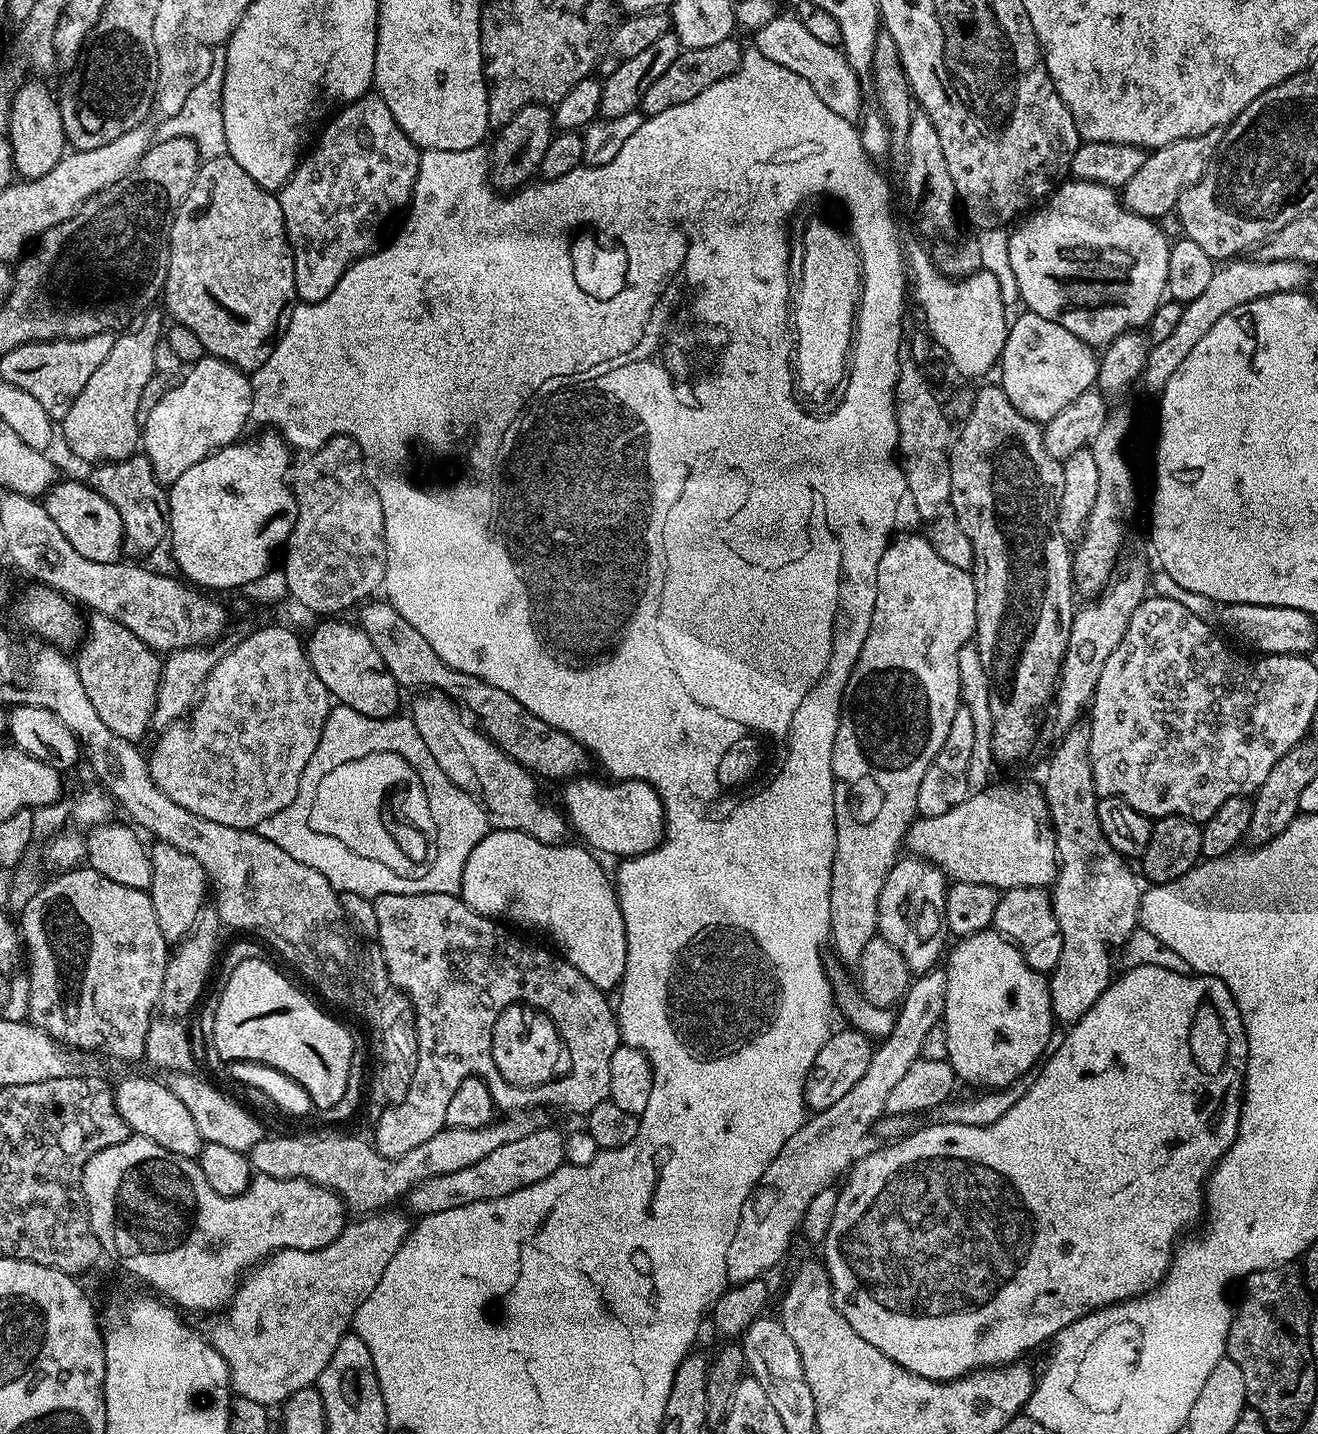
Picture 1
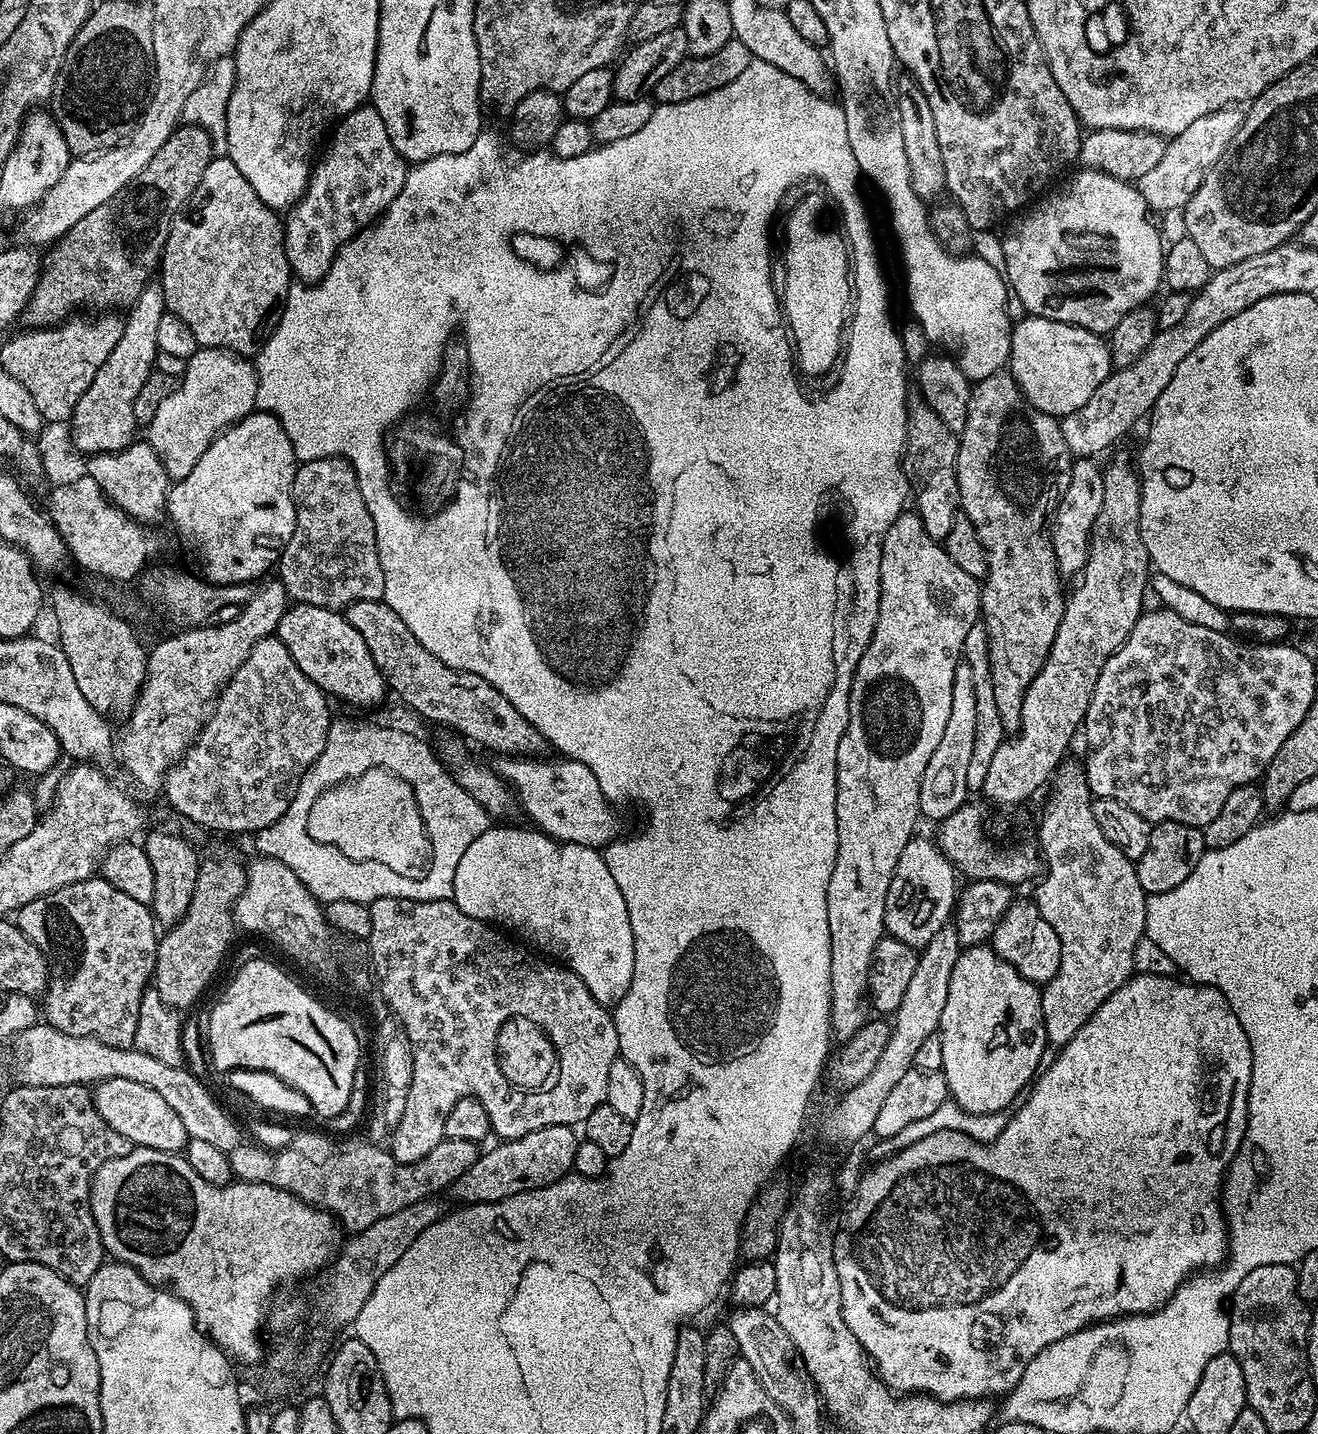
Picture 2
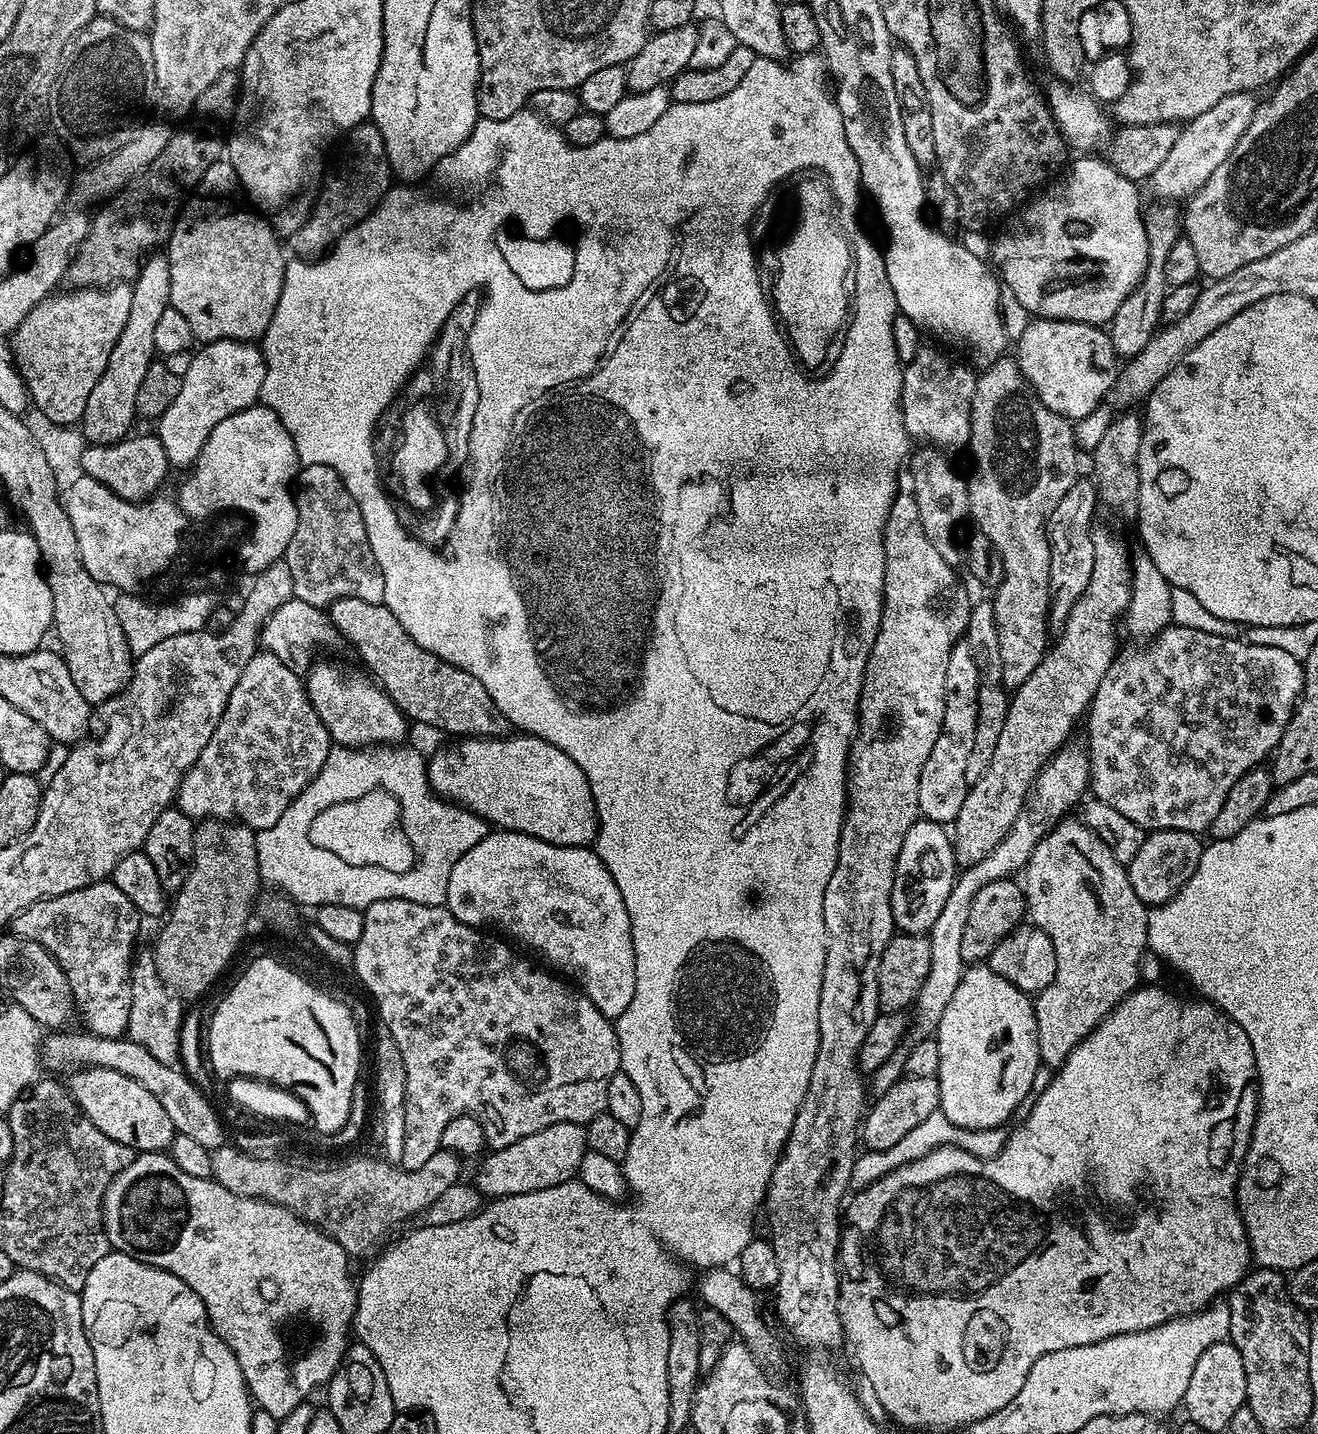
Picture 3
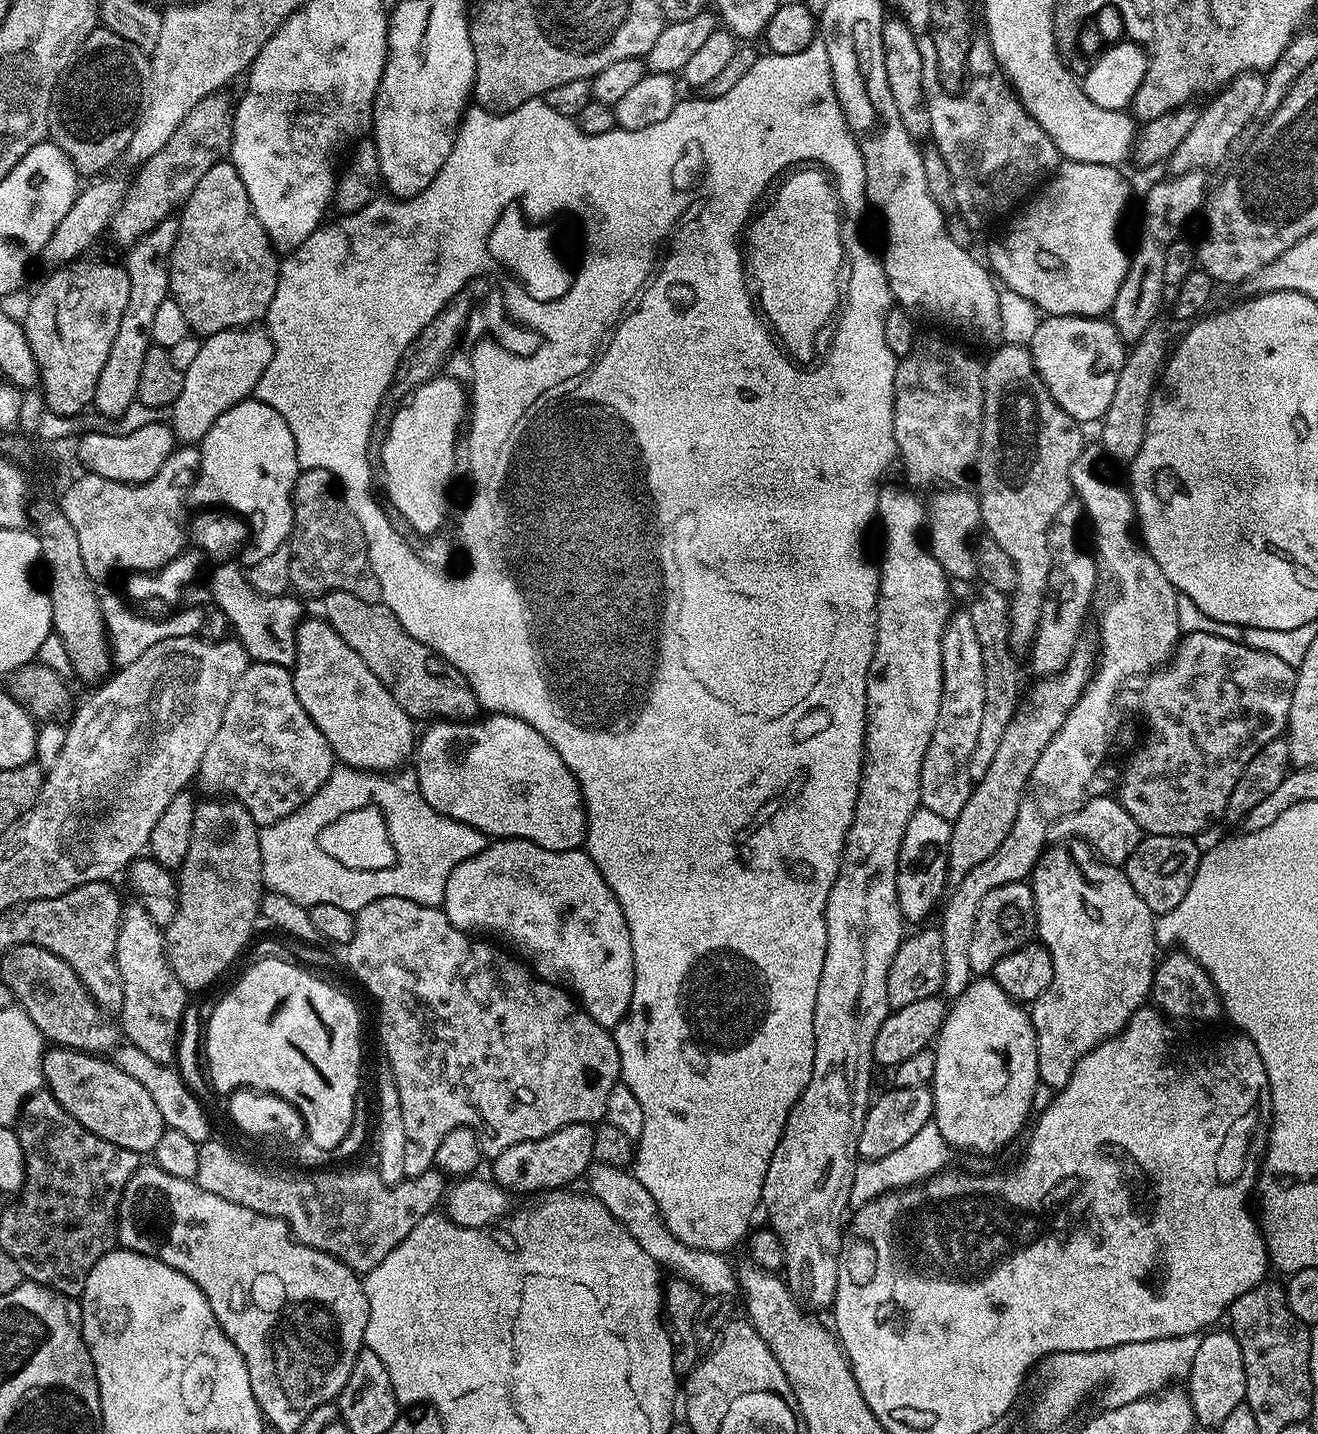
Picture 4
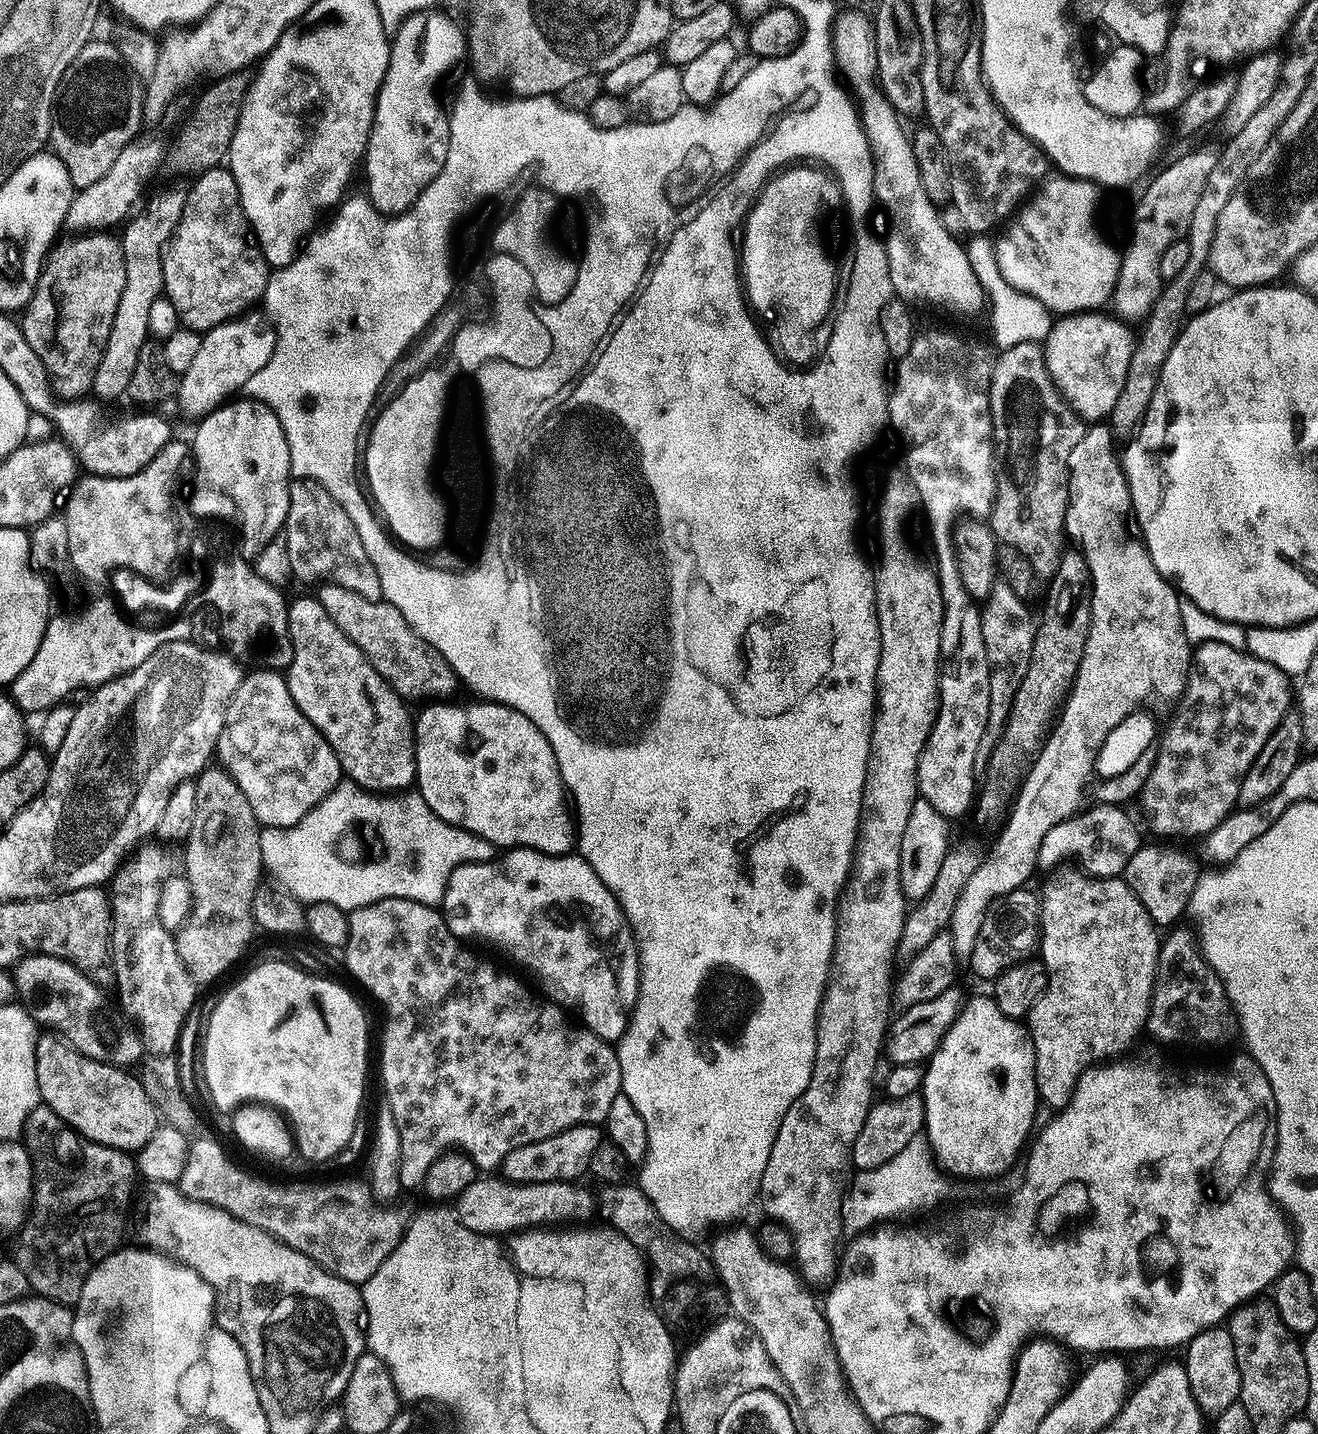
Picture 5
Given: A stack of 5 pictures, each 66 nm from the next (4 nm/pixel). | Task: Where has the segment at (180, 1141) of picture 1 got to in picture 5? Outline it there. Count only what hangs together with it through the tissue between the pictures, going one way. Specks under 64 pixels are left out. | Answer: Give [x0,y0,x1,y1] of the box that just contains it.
[34,1034,158,1154]

